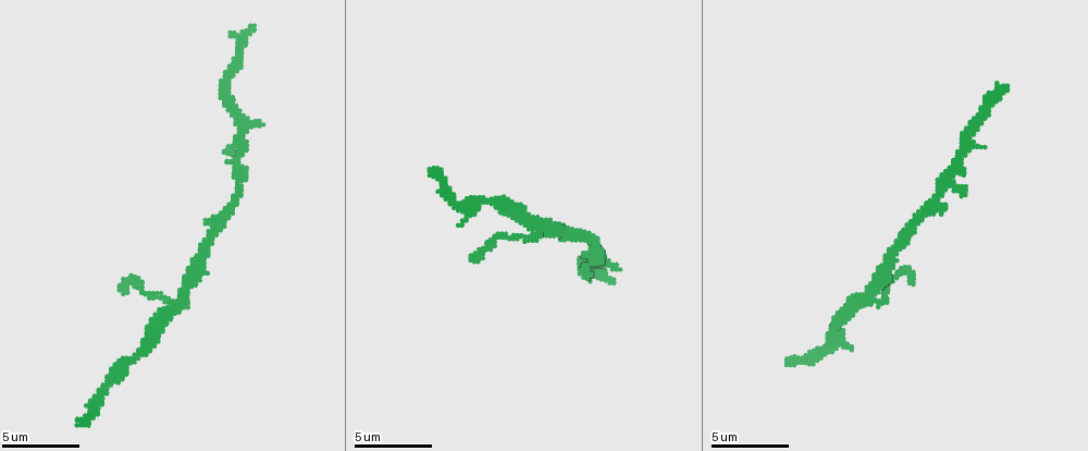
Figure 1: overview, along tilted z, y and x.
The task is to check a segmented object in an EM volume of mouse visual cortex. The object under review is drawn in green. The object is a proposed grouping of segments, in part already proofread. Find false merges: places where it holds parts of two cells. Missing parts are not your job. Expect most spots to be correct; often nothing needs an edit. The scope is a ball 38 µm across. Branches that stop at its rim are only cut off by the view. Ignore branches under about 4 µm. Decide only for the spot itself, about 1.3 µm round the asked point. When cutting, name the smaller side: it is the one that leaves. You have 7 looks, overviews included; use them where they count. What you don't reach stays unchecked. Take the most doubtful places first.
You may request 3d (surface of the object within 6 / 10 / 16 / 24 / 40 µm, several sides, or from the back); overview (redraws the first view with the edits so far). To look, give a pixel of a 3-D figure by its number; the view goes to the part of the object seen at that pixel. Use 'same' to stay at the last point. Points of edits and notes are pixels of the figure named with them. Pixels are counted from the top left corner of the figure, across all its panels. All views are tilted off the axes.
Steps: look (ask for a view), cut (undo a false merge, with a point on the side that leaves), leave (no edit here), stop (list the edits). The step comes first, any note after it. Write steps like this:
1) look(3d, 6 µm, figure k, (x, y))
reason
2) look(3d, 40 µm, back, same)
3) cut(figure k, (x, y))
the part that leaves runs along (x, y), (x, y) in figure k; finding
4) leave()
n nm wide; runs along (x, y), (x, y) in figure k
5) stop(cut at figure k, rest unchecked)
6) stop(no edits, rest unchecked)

look(3d, 16 µm, figure 1, (532, 227))

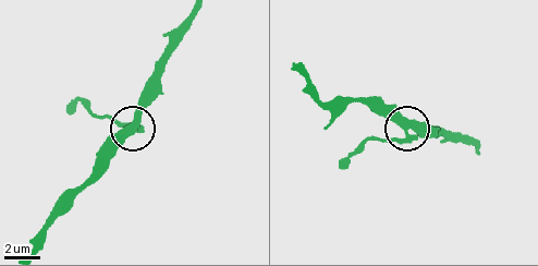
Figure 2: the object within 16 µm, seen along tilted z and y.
leave()
runs along (161, 56), (155, 94), (133, 128), (92, 113) in figure 2; continuous, no second cell

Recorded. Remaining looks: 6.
look(3d, 10 µm, figure 1, (212, 238))

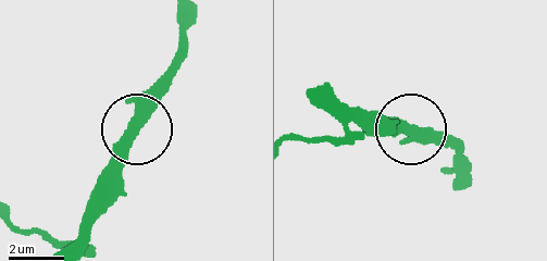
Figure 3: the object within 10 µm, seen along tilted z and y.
leave()
runs along (125, 133), (172, 76) in figure 3; all the same cell

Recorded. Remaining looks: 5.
look(3d, 10 µm, figure 1, (836, 327))
thin neck

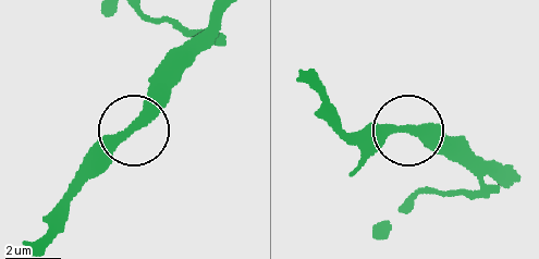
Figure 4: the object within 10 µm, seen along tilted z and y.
look(3d, 10 µm, back, figure 4, (402, 128))

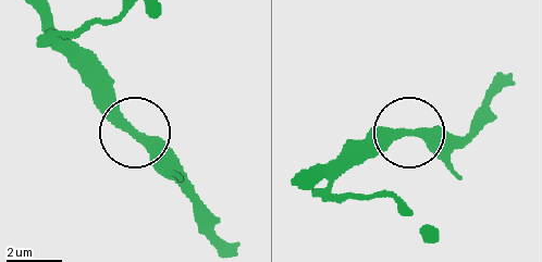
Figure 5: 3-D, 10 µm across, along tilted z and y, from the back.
leave()
one cell here

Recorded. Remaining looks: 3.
stop(no edits, rest unchecked)

